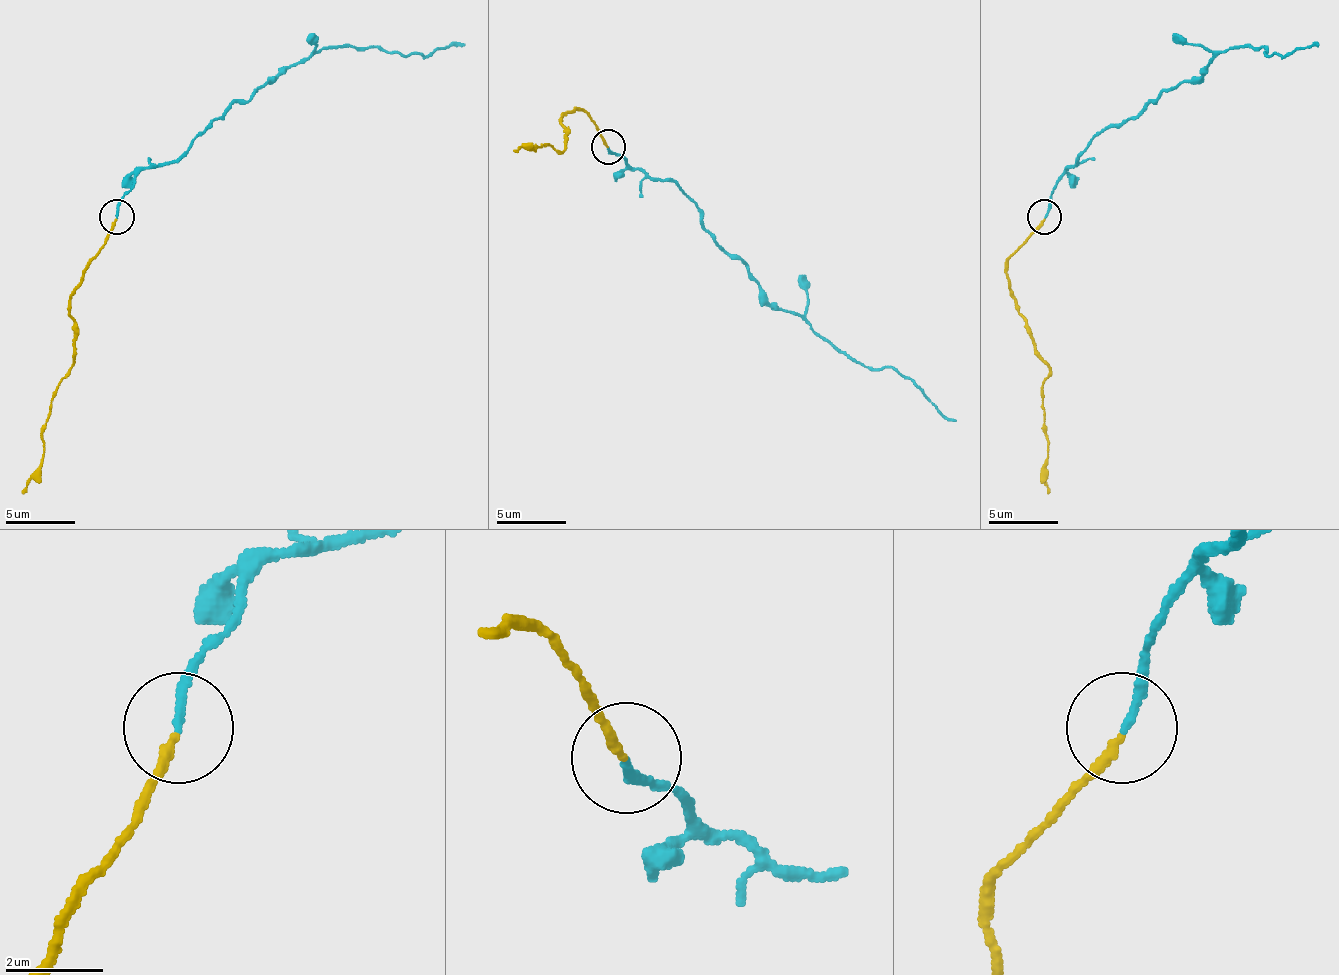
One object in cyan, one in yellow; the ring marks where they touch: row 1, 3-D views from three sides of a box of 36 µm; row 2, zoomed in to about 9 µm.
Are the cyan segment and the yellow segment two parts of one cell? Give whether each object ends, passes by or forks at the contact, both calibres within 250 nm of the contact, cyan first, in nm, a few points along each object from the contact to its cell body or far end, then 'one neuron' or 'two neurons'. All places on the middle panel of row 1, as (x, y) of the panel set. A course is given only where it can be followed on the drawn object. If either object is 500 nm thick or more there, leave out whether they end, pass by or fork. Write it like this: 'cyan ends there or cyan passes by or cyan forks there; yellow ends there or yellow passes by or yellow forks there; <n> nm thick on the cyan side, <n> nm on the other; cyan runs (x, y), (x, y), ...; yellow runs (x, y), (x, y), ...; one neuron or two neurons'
cyan ends there; yellow ends there; 150 nm thick on the cyan side, 170 nm on the other; cyan runs (609, 147), (689, 199), (699, 224), (747, 269), (761, 293), (858, 362), (893, 366), (955, 421); yellow runs (609, 147), (581, 109), (574, 109), (560, 120), (560, 151), (543, 144), (515, 151); one neuron

